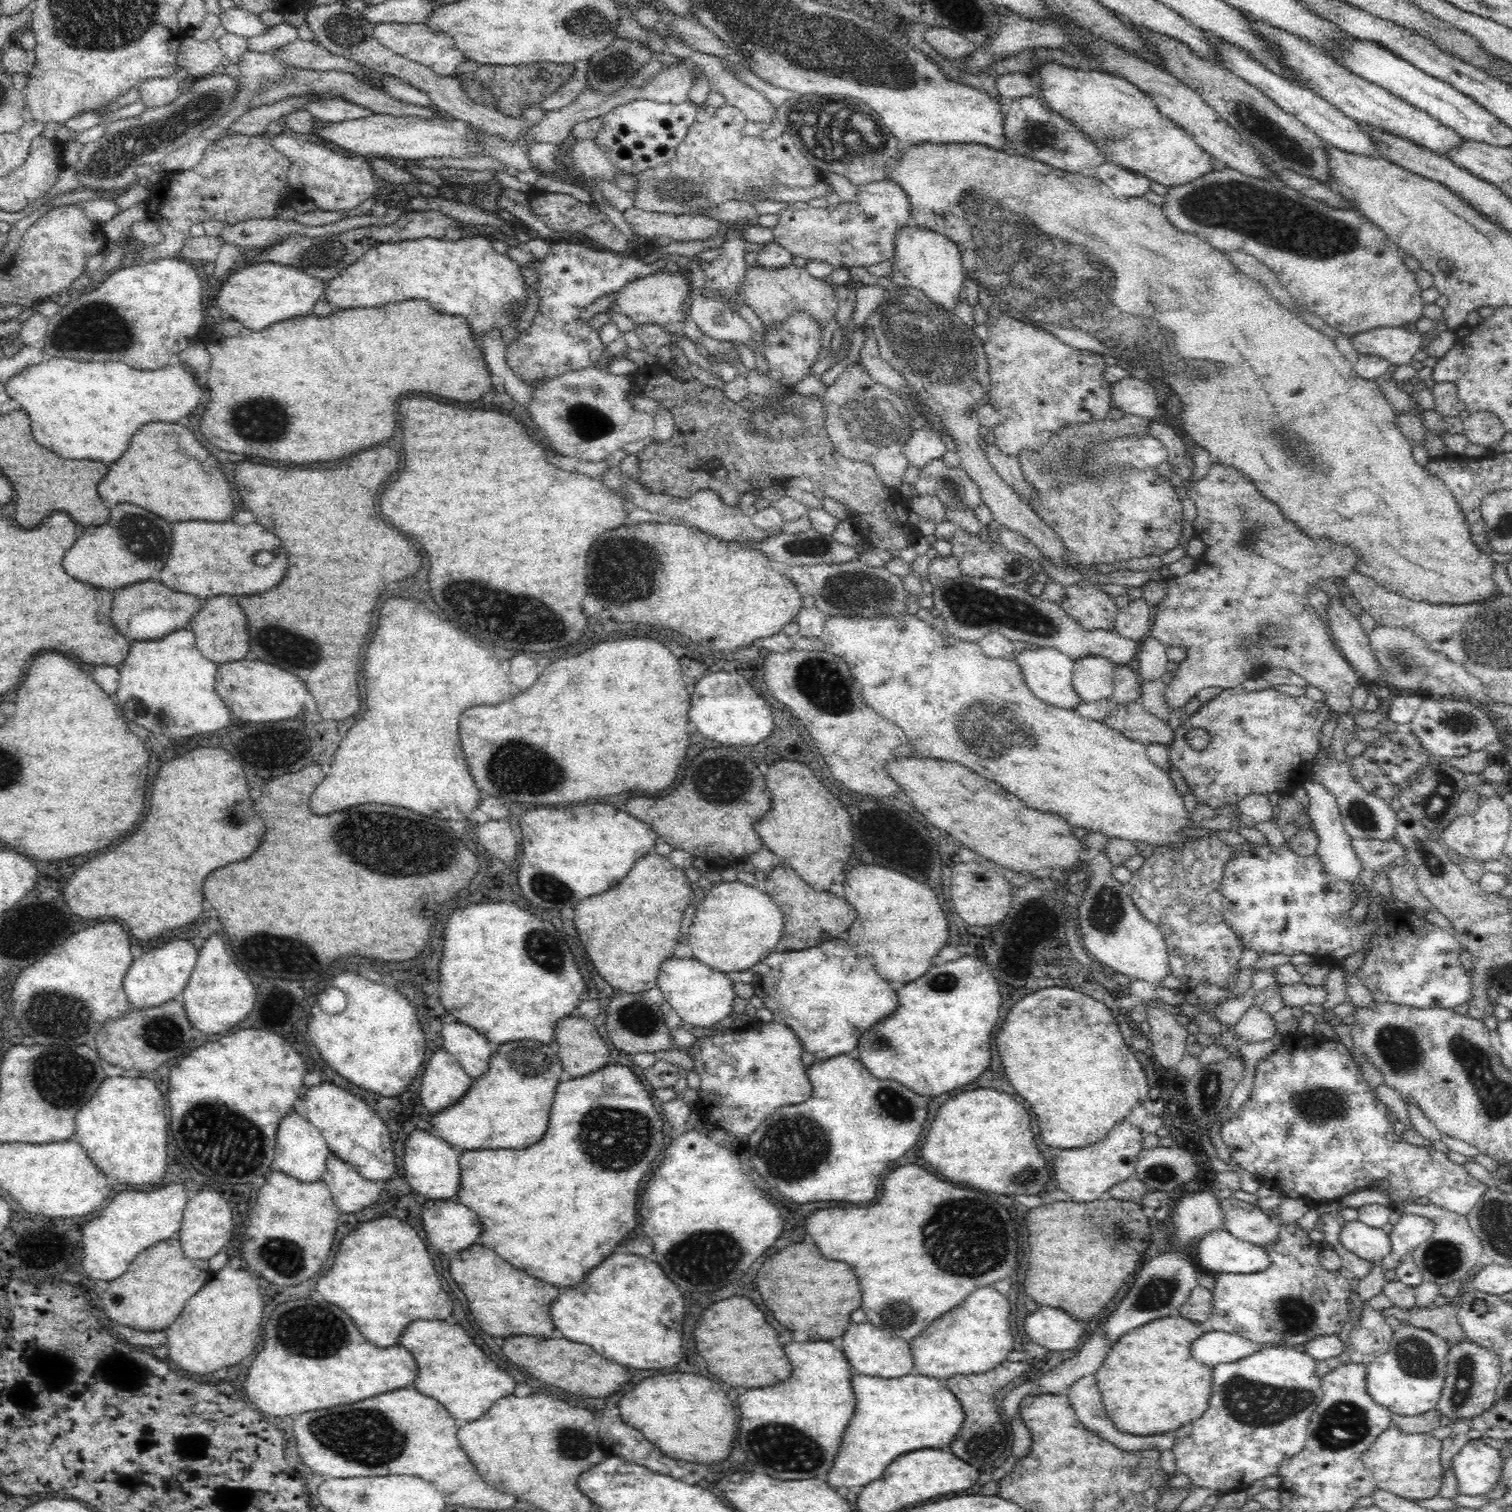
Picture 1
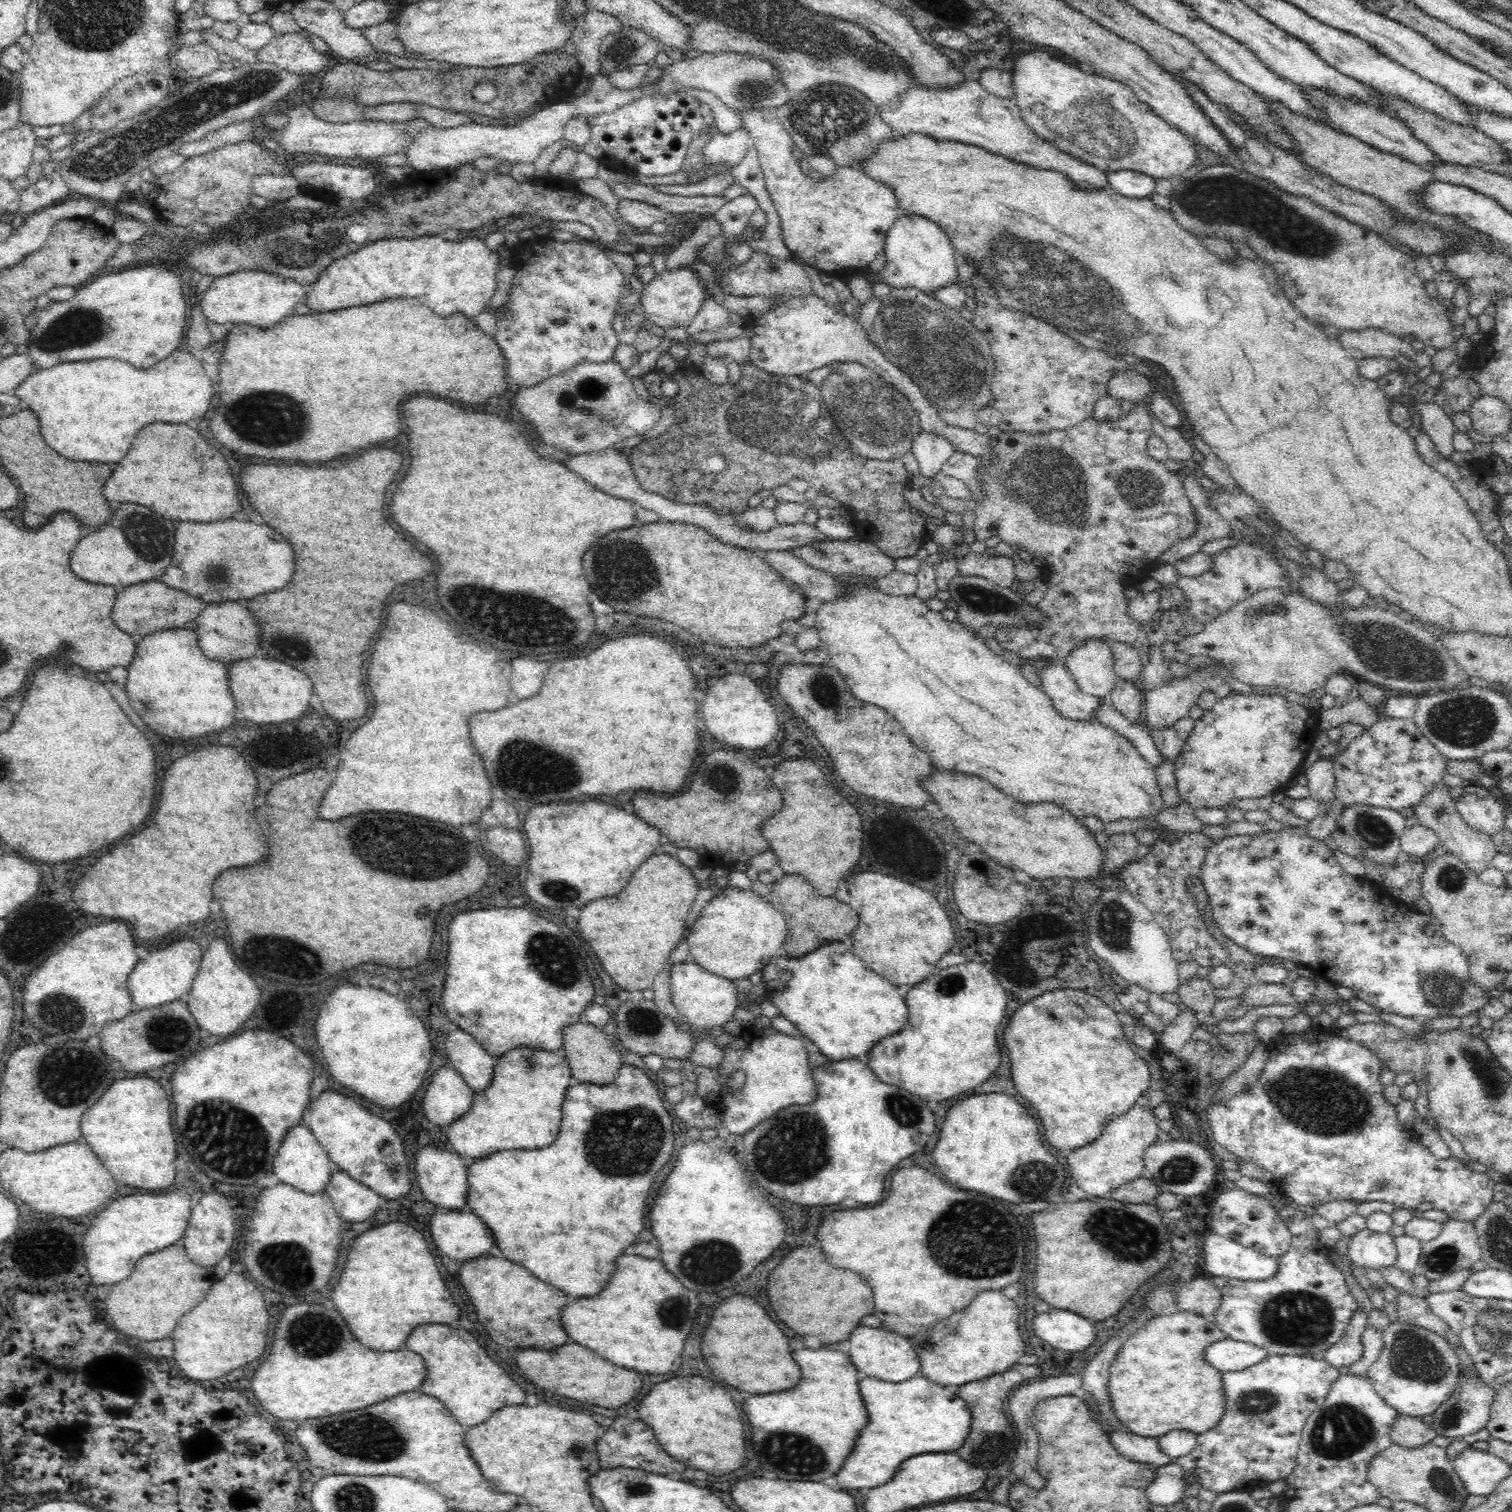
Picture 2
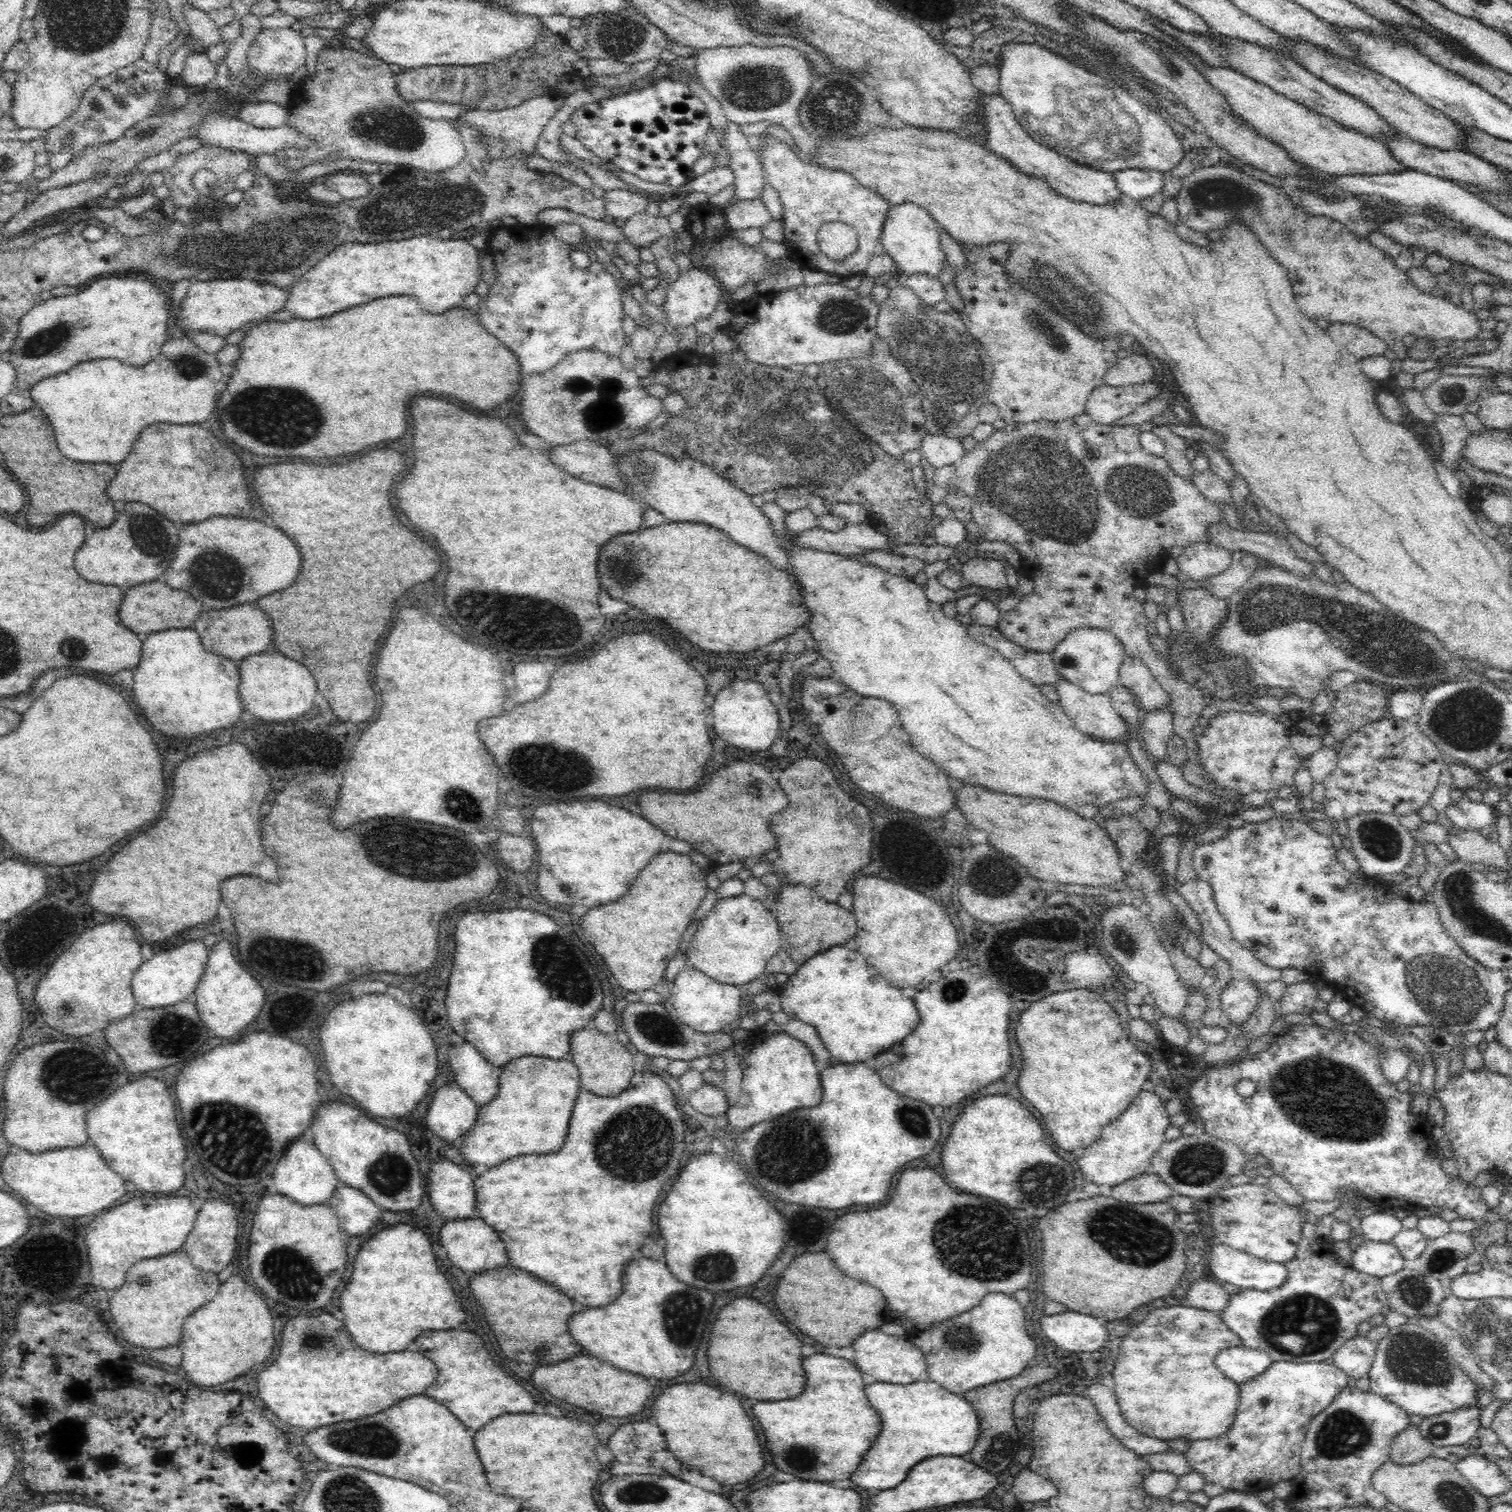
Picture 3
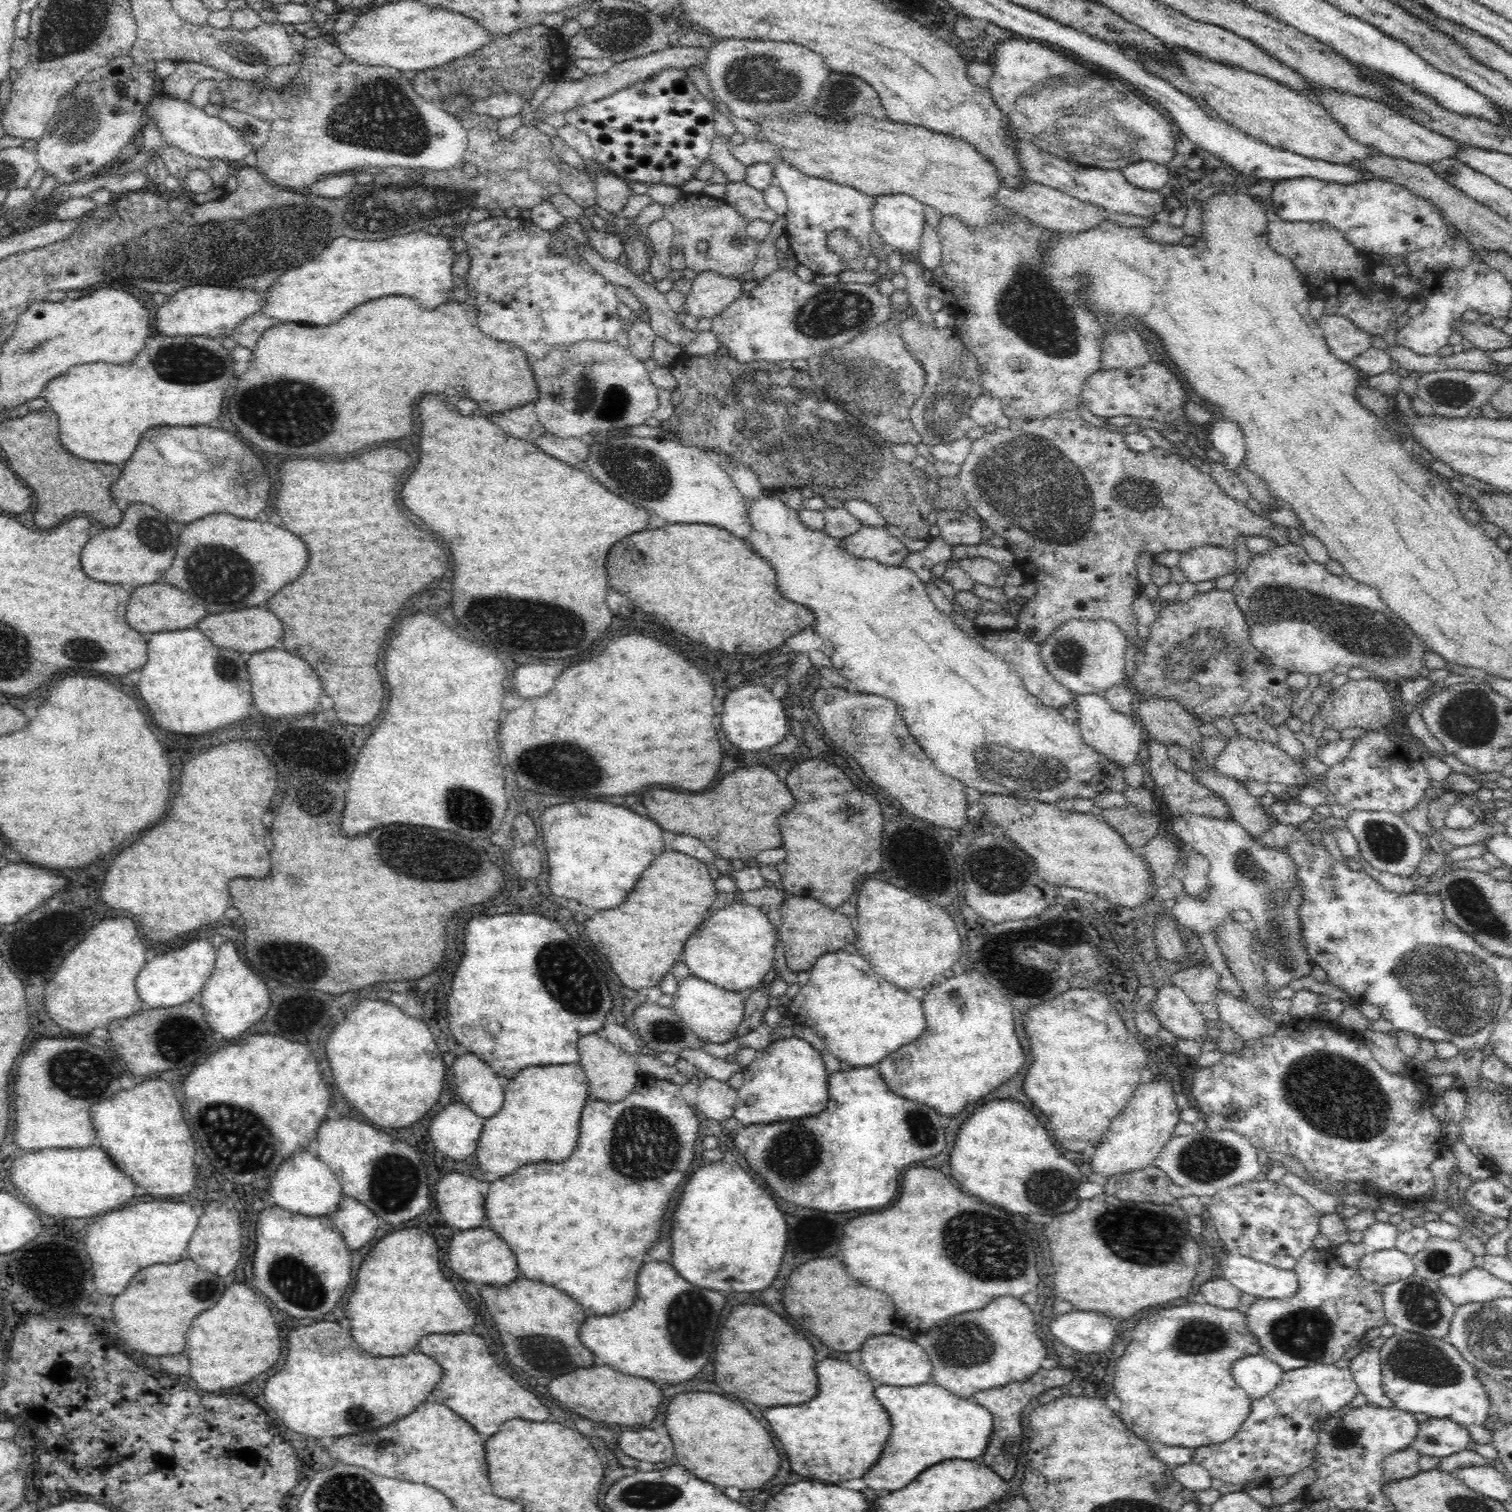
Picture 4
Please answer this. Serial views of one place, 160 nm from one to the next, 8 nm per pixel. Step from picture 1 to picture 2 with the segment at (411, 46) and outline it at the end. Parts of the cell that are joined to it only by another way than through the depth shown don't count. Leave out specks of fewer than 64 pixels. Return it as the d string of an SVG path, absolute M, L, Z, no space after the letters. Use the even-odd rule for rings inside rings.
M395 19L381 22L376 26L368 26L363 28L363 34L374 45L376 50L394 56L404 57L412 60L421 59L417 52L408 52L404 43L397 36L397 22Z

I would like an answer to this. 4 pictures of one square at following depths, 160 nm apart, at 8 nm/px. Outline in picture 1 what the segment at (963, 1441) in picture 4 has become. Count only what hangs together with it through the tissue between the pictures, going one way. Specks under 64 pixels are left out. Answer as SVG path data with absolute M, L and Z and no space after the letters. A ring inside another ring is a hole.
M914 1371L898 1379L884 1379L878 1376L865 1376L854 1372L851 1377L854 1398L856 1399L856 1412L844 1430L840 1452L834 1460L832 1470L828 1472L826 1480L832 1488L840 1486L864 1486L882 1476L882 1468L896 1458L898 1454L920 1450L920 1448L942 1448L948 1446L964 1420L963 1410L959 1400L945 1388L940 1379L930 1376L921 1376Z

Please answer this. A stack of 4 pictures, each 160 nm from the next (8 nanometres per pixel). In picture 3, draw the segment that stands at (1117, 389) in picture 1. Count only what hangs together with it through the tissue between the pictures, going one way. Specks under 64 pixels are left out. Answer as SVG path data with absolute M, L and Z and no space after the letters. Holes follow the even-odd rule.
M1134 346L1134 353L1128 358L1118 360L1103 378L1103 383L1112 386L1134 386L1156 379L1158 376L1152 374L1154 368L1150 368L1149 356L1142 353Z

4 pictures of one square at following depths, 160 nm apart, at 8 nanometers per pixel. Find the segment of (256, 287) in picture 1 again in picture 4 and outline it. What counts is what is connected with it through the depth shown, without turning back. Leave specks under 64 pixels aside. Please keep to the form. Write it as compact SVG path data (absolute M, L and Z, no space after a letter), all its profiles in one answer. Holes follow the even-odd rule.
M188 286L170 296L166 304L156 310L154 328L165 336L208 336L212 339L232 337L234 329L248 316L262 312L268 305L267 294L246 288L216 286Z

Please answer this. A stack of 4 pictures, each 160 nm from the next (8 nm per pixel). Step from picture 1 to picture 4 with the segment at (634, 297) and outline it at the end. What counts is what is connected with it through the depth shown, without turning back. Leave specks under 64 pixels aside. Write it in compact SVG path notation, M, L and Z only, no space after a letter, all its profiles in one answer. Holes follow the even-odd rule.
M704 271L696 273L697 276L688 283L691 290L685 294L684 299L684 314L694 316L697 319L712 318L724 311L736 298L740 297L743 288L743 283L746 278L725 278L717 276L712 271Z

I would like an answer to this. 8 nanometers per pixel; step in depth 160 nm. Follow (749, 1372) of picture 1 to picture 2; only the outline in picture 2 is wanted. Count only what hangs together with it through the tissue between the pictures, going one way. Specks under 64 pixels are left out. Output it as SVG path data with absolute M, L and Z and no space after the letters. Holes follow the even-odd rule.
M730 1296L714 1310L702 1336L702 1354L714 1378L742 1392L782 1392L800 1382L800 1368L792 1360L788 1338L750 1296Z

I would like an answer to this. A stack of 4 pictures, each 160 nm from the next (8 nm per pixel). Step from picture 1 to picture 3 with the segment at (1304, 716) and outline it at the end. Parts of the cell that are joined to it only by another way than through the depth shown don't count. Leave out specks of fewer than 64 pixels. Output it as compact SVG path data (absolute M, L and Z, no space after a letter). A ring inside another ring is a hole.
M1231 709L1220 711L1208 720L1208 725L1202 733L1196 736L1198 745L1199 762L1207 770L1209 788L1223 788L1232 790L1242 796L1258 790L1268 792L1279 790L1283 787L1292 787L1295 784L1295 775L1299 770L1300 759L1290 744L1291 730L1284 724L1284 715L1274 717L1265 710L1256 712L1244 712Z

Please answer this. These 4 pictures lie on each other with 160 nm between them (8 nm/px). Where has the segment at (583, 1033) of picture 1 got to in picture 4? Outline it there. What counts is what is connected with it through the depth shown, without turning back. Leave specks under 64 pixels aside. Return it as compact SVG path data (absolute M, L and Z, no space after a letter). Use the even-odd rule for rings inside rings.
M603 1029L580 1036L576 1041L579 1054L577 1064L584 1069L588 1079L589 1100L605 1100L609 1103L624 1100L634 1088L636 1080L640 1078L640 1071L634 1057L624 1049L612 1045Z

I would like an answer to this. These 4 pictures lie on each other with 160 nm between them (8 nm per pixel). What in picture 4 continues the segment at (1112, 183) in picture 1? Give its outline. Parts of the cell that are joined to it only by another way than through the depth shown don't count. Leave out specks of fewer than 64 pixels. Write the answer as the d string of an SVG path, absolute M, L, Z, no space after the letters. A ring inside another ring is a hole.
M1138 161L1121 168L1122 175L1128 183L1136 188L1159 191L1168 182L1168 167L1152 161Z

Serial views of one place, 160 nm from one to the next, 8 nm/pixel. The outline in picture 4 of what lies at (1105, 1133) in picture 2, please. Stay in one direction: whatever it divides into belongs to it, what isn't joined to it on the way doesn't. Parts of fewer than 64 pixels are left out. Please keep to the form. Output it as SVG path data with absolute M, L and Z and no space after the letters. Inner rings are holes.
M1156 1075L1150 1083L1142 1083L1124 1110L1112 1120L1112 1126L1104 1134L1104 1140L1095 1148L1090 1158L1090 1170L1108 1178L1122 1173L1134 1172L1153 1164L1166 1143L1173 1137L1174 1126L1180 1121L1180 1111L1174 1100L1172 1086Z

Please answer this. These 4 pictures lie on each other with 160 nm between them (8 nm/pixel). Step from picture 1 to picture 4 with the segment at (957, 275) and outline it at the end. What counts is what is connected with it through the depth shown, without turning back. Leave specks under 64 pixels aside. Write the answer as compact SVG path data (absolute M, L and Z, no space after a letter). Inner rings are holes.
M896 193L875 197L871 211L873 230L884 241L888 249L896 250L899 254L920 257L922 234L926 224L924 204L912 196Z

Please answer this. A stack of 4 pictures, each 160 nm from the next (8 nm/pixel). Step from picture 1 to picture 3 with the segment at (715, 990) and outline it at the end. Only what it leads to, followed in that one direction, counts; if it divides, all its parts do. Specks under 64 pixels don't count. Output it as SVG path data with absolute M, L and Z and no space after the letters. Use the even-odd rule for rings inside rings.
M689 964L677 973L670 982L670 987L671 995L668 1001L673 1004L678 1019L692 1030L718 1032L720 1028L734 1022L740 1014L742 996L736 985L718 982Z

